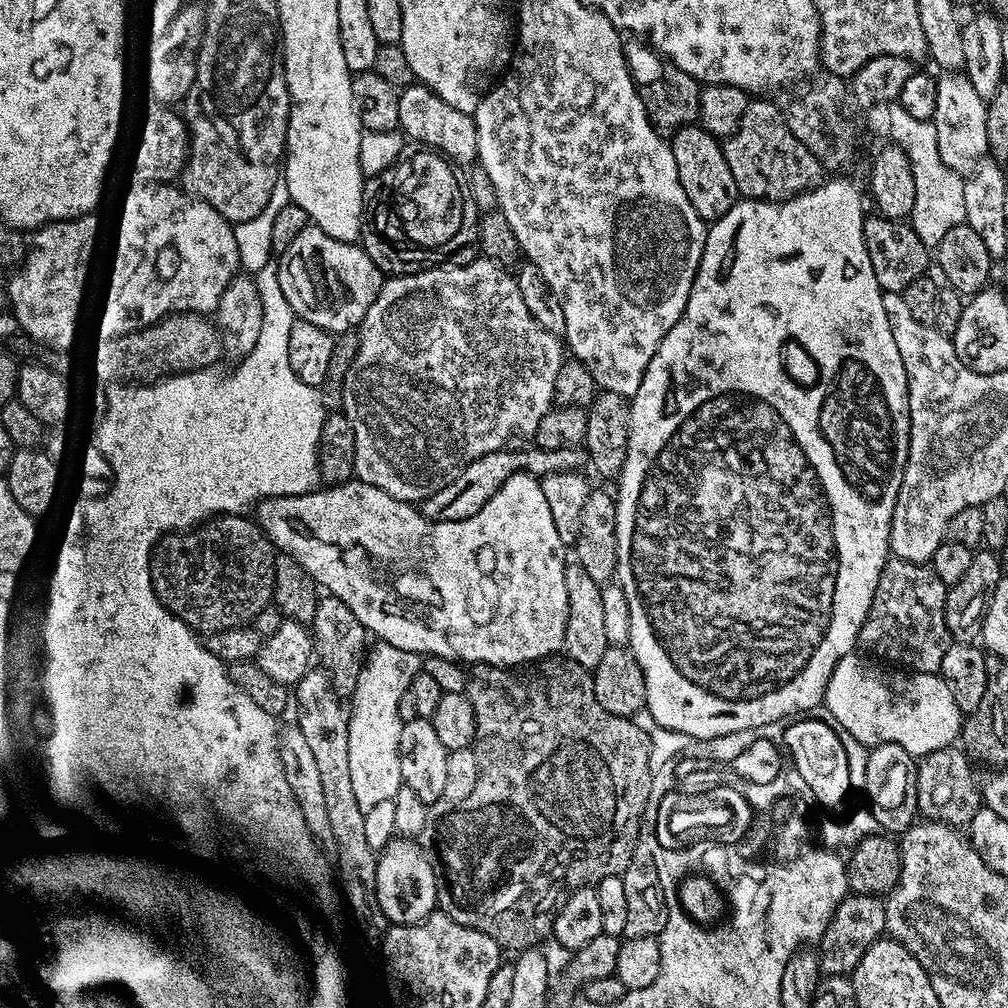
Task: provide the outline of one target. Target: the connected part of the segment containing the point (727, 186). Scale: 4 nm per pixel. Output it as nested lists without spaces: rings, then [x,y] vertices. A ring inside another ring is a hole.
[[[699,123],[688,124],[679,128],[670,138],[674,166],[678,166],[678,182],[682,182],[682,190],[686,190],[686,198],[690,198],[690,206],[706,222],[720,220],[735,206],[738,199],[734,174],[730,174],[730,166],[726,166],[724,149],[721,141],[711,136]]]

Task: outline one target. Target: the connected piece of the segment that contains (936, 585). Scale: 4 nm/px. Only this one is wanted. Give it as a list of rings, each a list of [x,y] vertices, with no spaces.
[[[889,559],[878,578],[872,605],[858,637],[859,647],[864,647],[863,651],[877,661],[889,660],[892,666],[939,673],[942,654],[946,654],[950,643],[944,621],[948,589],[949,585],[944,584],[931,567],[912,564],[909,560]]]

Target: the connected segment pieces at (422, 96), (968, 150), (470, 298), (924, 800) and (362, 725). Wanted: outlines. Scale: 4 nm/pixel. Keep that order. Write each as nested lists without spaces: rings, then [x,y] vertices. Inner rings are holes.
[[[419,82],[401,87],[399,93],[399,131],[403,132],[409,141],[417,140],[420,143],[417,145],[439,150],[449,160],[461,166],[471,165],[477,159],[476,122],[469,113],[454,110],[454,106],[450,106],[450,102],[442,102],[442,98],[438,98],[438,94],[434,94],[434,90],[430,90],[425,84]]]
[[[960,70],[945,71],[935,77],[936,101],[931,122],[938,130],[938,154],[950,170],[967,174],[976,167],[978,161],[988,153],[986,142],[986,101],[978,98],[974,86]]]
[[[477,258],[468,264],[428,266],[423,270],[409,272],[412,272],[409,276],[385,279],[380,293],[370,310],[366,310],[364,321],[358,329],[360,348],[356,351],[356,361],[350,365],[354,373],[350,380],[350,388],[352,384],[353,390],[356,391],[355,415],[362,429],[356,433],[354,476],[370,486],[378,486],[378,490],[386,490],[386,494],[399,500],[422,502],[430,494],[442,490],[442,486],[450,486],[450,482],[454,482],[454,478],[458,478],[458,474],[462,474],[462,470],[466,470],[470,462],[505,447],[515,432],[521,432],[528,438],[535,437],[542,418],[546,418],[548,411],[554,407],[554,382],[558,378],[562,362],[566,359],[566,344],[557,333],[541,326],[534,314],[530,314],[530,310],[526,310],[526,301],[522,298],[522,290],[518,290],[515,275],[497,260]]]
[[[959,747],[934,750],[919,757],[916,766],[918,782],[918,812],[921,817],[937,820],[957,830],[967,829],[968,823],[982,806],[982,788],[978,776],[972,773],[973,763]]]
[[[377,641],[369,651],[364,669],[354,681],[356,690],[350,700],[353,747],[364,775],[364,800],[372,806],[395,799],[402,788],[404,772],[406,776],[403,752],[406,718],[402,716],[402,702],[421,672],[421,653]]]

